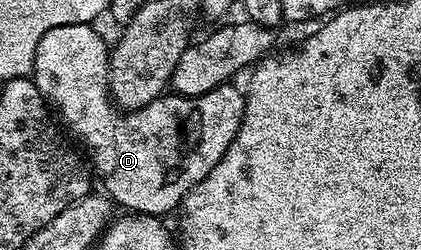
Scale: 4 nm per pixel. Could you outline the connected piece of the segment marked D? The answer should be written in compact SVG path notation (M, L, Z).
M64 24L63 27L53 27L50 31L47 31L47 34L43 35L43 38L39 41L39 46L36 47L35 63L33 64L33 72L31 74L32 80L39 87L39 91L45 97L46 102L55 108L56 114L58 111L74 135L87 147L94 165L92 165L92 168L95 173L97 171L103 183L104 188L102 187L102 190L108 195L109 199L118 206L123 205L127 208L124 210L137 215L164 216L166 215L165 213L171 212L176 205L178 208L184 202L185 196L213 170L215 163L219 163L219 159L223 159L227 147L231 147L231 143L235 139L243 119L245 93L242 90L237 90L236 84L226 83L198 97L162 95L152 100L147 107L134 110L120 110L113 104L112 97L109 94L109 54L111 51L108 43L106 45L104 39L93 28L95 27L92 24Z

